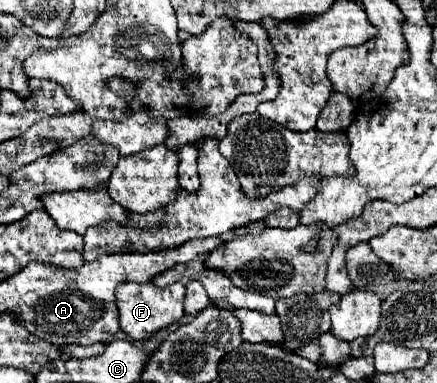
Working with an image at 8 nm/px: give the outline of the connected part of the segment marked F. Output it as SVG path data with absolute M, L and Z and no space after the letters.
M137 282L119 284L115 298L117 298L117 308L119 308L121 330L133 340L149 338L153 332L177 322L183 316L183 296L185 296L185 286L179 282L165 286L165 288L159 288L153 282L149 282L149 284L137 284Z

